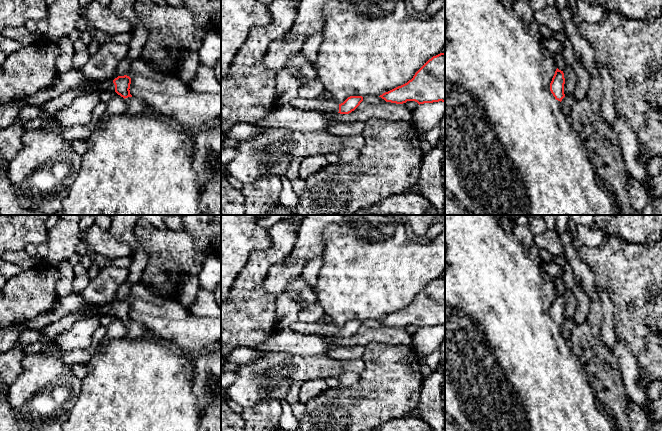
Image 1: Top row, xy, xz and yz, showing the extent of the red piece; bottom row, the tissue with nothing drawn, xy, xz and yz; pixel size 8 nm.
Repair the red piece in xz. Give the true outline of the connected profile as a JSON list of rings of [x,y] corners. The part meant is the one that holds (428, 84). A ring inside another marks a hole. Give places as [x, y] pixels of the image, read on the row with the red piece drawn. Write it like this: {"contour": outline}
{"contour": [[[440,53],[429,59],[407,83],[380,95],[386,102],[403,104],[415,101],[419,105],[424,103],[445,102],[445,53]]]}

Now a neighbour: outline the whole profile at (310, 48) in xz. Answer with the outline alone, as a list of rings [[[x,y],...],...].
[[[322,30],[314,33],[312,36],[308,37],[303,44],[300,56],[305,58],[307,62],[313,65],[316,62],[318,49],[323,40]]]

